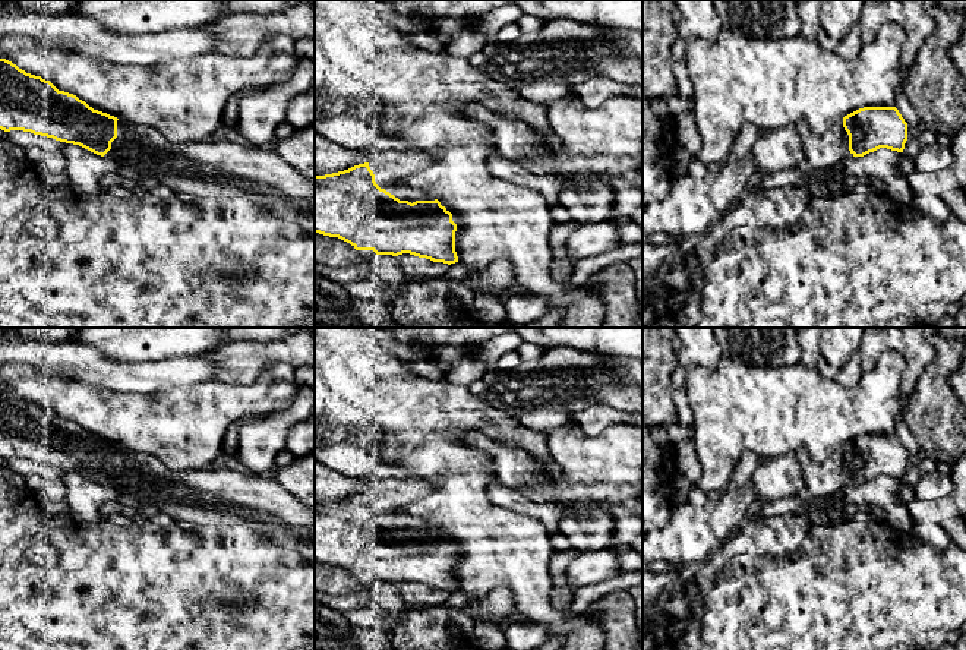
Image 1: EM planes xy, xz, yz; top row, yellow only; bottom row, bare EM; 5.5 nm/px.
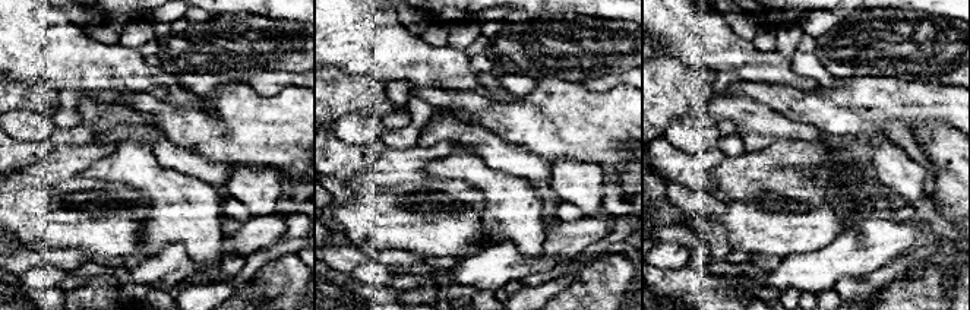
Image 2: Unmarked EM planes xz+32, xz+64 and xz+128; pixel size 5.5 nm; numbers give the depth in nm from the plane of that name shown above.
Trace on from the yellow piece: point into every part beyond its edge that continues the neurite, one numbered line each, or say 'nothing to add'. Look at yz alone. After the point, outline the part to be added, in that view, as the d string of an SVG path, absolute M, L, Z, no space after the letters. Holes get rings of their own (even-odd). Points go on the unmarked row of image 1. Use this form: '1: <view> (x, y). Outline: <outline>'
1: yz (821, 479). Outline: M843 447L837 448L824 463L811 458L806 449L795 451L802 470L805 489L817 499L825 498L837 490L853 486L849 479L849 463L843 455Z

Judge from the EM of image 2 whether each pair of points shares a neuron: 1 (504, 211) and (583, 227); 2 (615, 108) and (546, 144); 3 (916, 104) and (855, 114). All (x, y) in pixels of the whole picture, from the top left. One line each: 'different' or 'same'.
1: different
2: same
3: same

